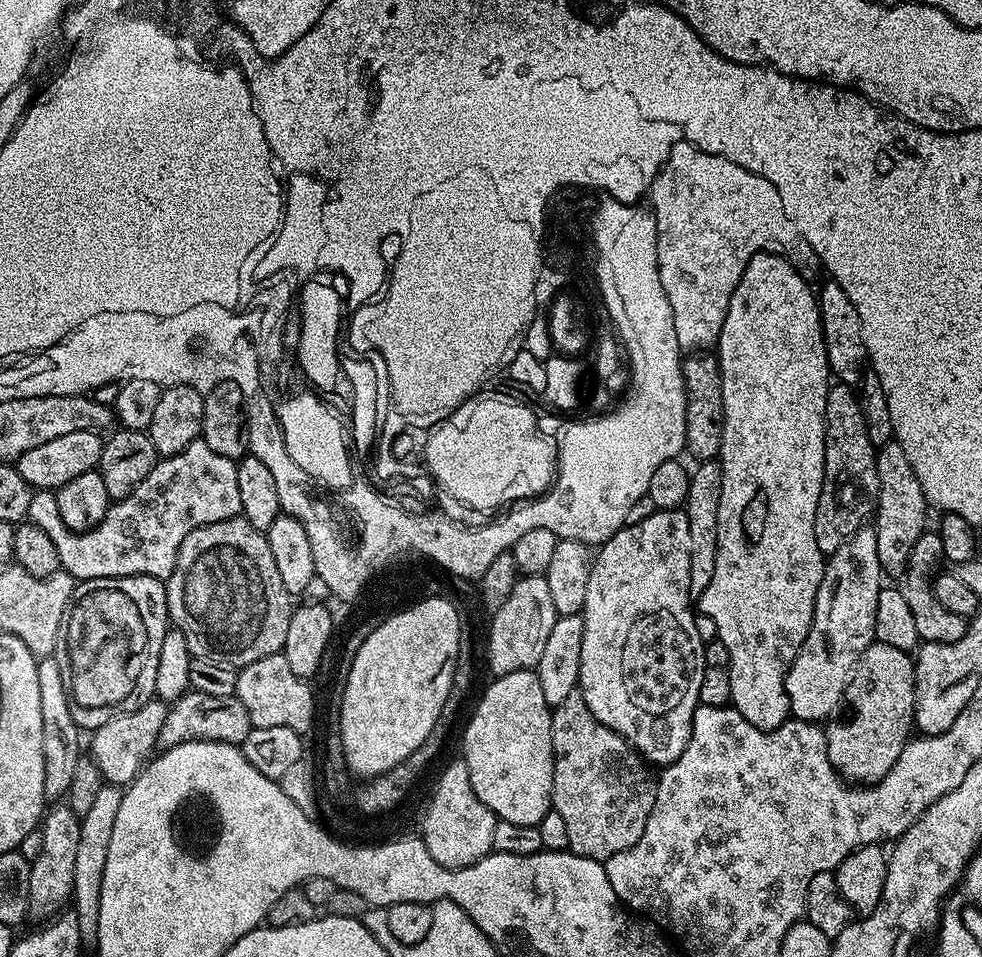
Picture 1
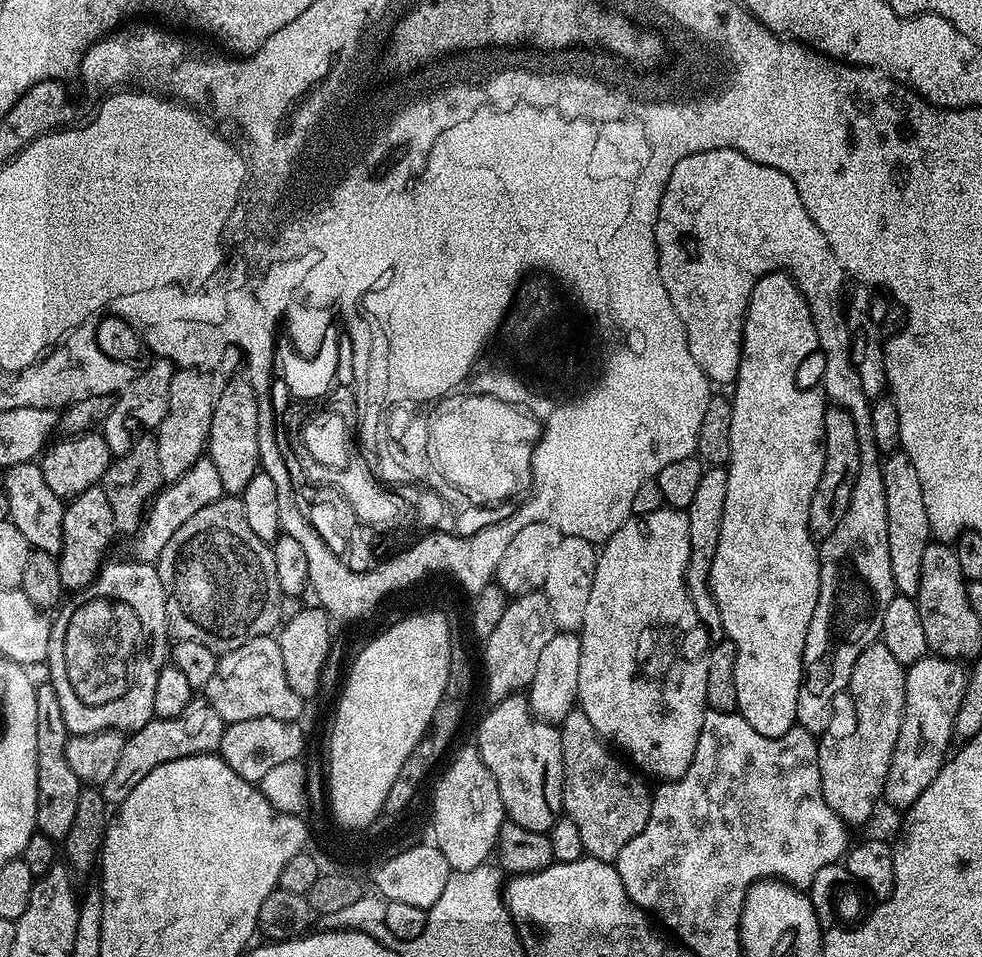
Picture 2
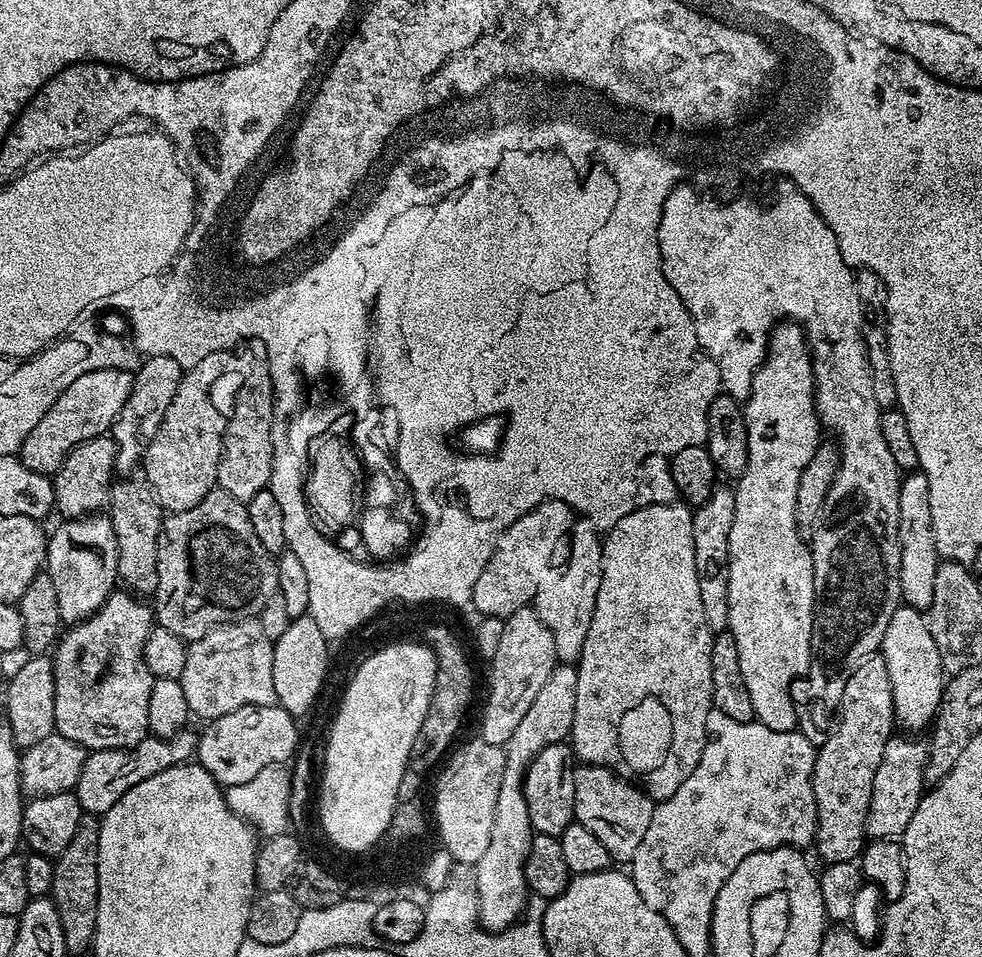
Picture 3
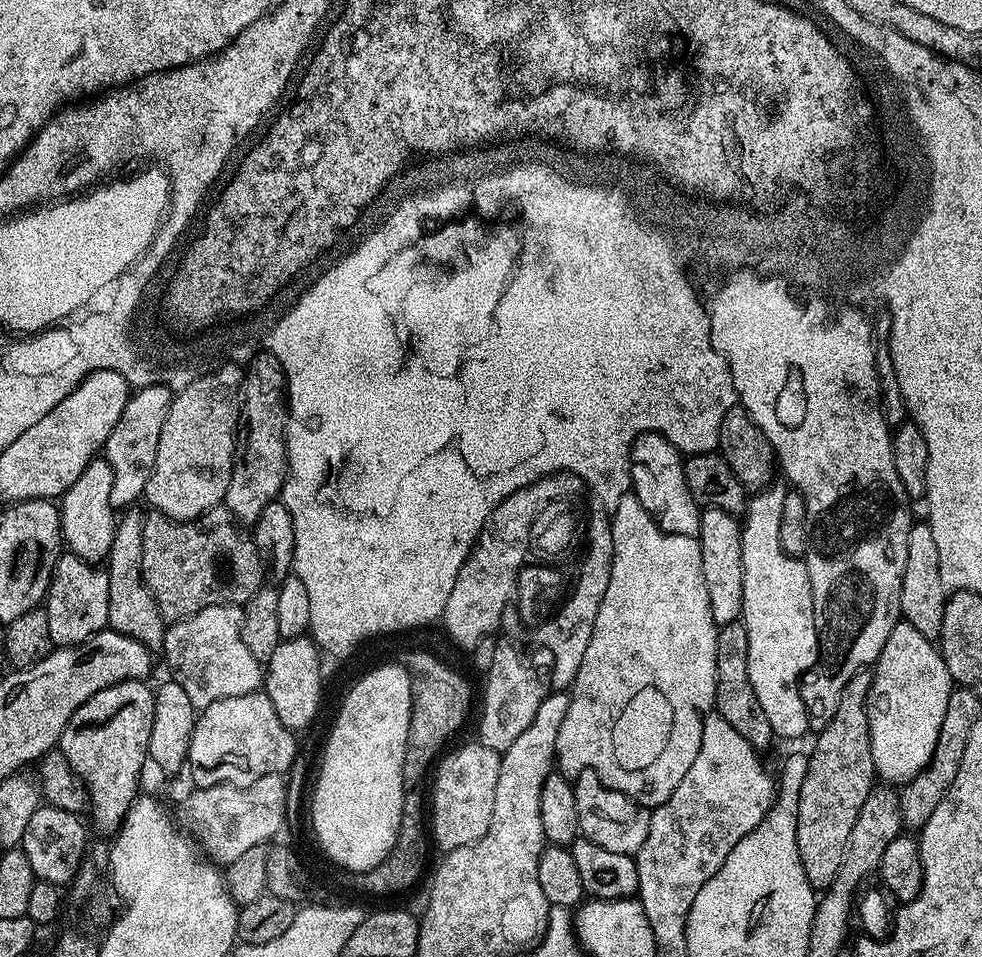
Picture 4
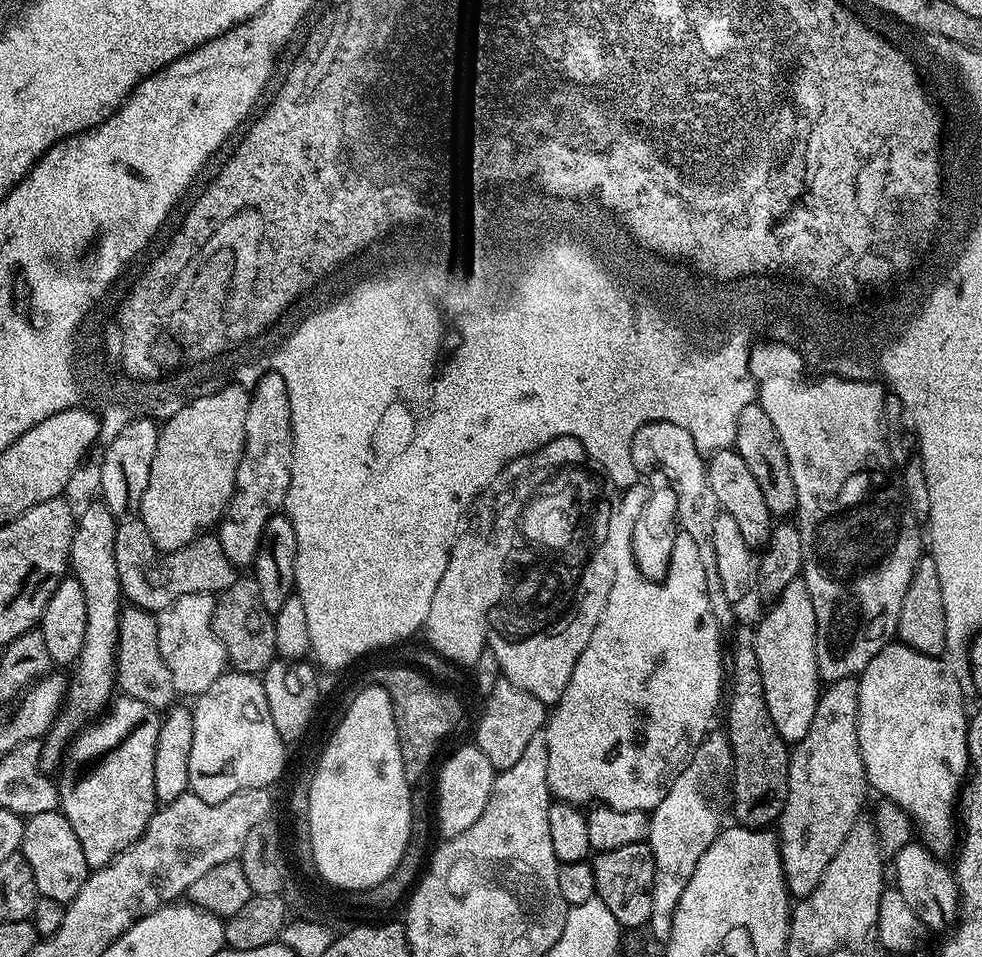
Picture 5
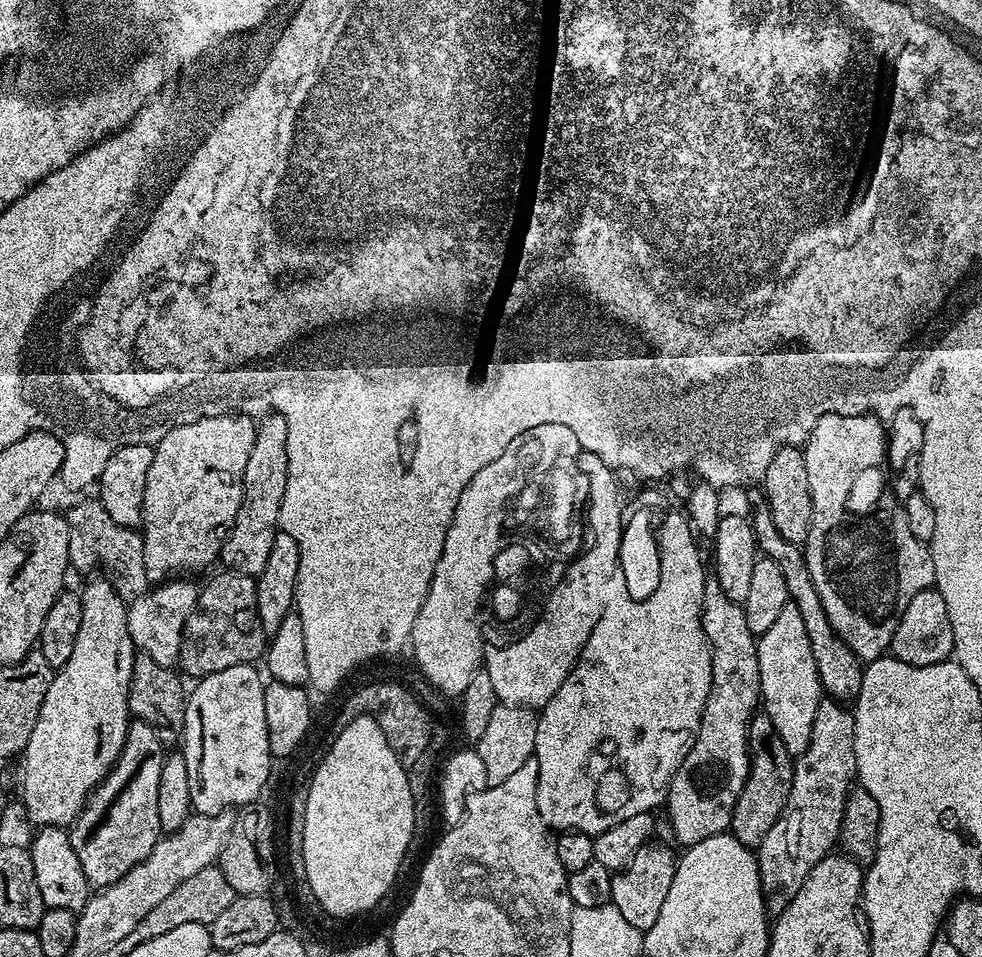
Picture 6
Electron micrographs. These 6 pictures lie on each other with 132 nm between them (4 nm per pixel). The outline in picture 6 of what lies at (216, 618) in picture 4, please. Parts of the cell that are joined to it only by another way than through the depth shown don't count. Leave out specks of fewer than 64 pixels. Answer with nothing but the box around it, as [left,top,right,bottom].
[128,578,200,669]

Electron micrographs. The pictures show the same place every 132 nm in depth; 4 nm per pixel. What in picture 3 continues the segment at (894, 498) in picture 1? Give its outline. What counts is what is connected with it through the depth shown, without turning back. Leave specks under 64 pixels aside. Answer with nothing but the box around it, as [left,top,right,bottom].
[898,470,942,610]

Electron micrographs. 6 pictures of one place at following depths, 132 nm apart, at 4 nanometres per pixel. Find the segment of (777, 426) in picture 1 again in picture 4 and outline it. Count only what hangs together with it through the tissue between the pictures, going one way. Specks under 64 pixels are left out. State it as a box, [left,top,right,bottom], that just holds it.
[742,483,818,740]

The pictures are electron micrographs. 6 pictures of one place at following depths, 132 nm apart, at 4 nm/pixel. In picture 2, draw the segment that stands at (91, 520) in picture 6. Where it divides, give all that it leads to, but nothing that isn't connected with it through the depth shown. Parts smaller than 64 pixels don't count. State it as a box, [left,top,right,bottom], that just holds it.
[158,494,281,654]

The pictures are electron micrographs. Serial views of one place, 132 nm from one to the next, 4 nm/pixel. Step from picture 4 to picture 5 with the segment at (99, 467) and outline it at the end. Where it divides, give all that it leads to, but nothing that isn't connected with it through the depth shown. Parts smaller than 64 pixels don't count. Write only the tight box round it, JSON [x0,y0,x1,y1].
[43,502,122,768]

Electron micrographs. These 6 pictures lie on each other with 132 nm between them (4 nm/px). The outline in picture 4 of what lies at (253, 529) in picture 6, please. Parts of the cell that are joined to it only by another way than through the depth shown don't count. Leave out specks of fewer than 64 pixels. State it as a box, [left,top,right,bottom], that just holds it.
[223,355,288,525]

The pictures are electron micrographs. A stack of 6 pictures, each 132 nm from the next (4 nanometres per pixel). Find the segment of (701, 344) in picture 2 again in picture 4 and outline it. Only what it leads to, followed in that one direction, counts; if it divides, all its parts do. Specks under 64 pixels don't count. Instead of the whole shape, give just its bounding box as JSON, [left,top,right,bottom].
[706,270,914,733]

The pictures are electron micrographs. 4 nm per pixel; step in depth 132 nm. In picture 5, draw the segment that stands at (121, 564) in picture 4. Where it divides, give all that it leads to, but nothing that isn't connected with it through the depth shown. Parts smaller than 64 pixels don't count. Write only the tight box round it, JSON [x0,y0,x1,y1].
[115,606,178,710]

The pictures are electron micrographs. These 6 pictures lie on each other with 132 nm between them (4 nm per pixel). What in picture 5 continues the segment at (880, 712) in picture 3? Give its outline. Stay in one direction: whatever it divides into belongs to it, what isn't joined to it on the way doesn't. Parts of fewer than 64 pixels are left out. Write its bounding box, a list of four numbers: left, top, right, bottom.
[778,676,870,898]

